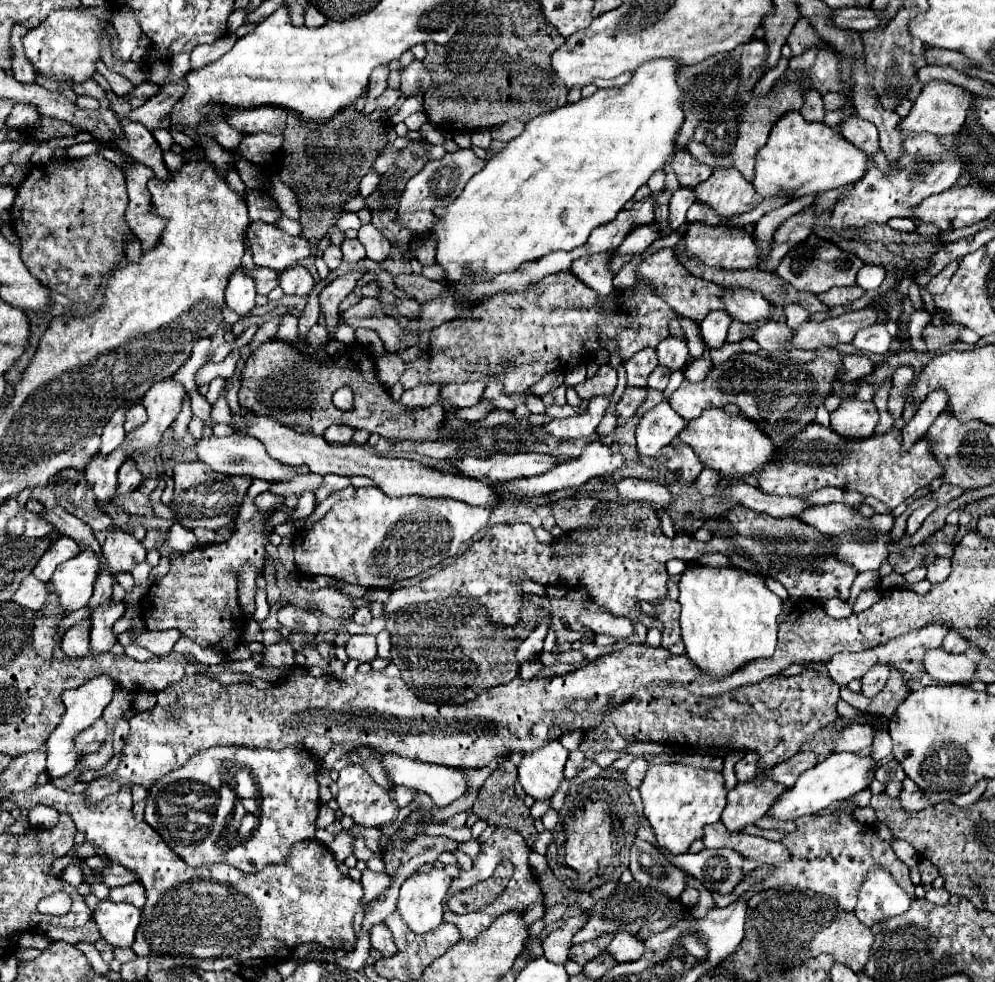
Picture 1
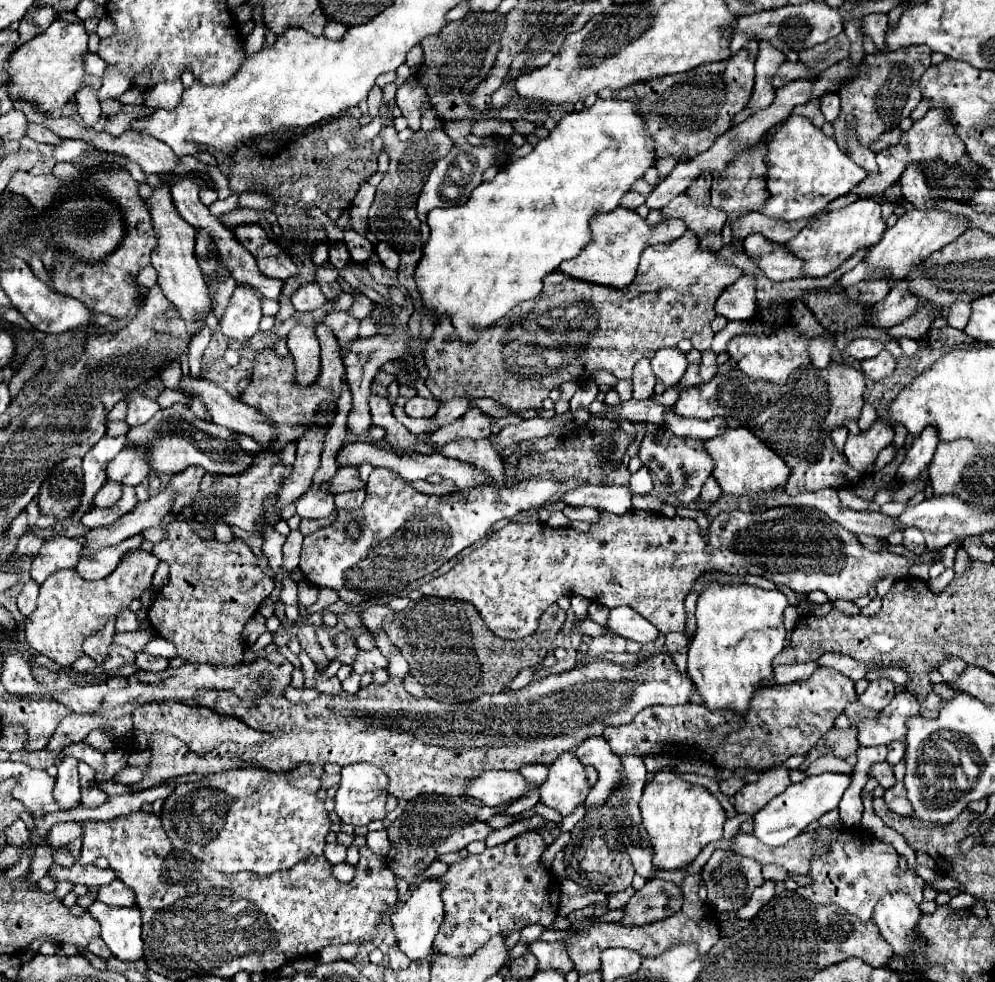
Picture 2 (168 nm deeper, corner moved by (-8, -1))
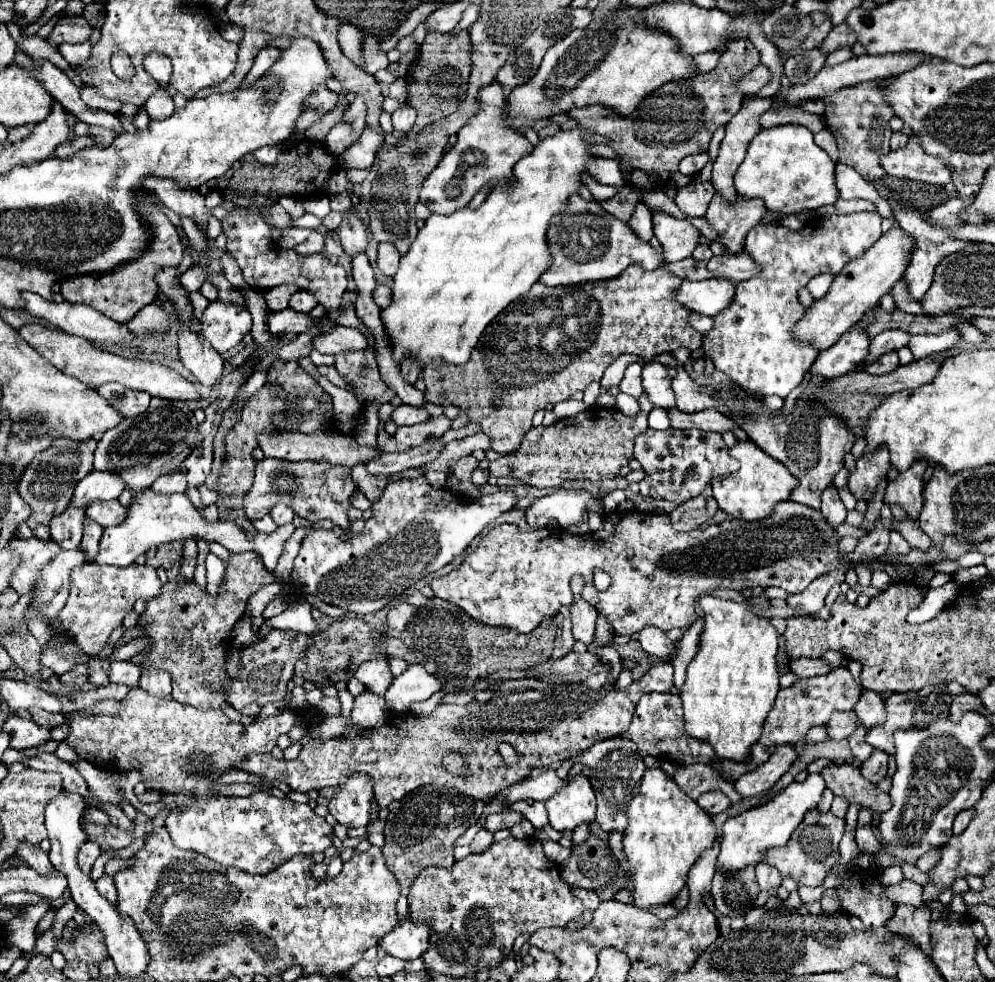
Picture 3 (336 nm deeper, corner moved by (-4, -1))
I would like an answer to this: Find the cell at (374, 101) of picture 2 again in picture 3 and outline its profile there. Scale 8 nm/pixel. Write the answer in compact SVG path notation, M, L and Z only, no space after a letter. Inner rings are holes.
M362 97L354 99L350 109L344 113L344 121L348 121L354 127L356 135L360 135L364 131L364 127L366 127L366 103Z

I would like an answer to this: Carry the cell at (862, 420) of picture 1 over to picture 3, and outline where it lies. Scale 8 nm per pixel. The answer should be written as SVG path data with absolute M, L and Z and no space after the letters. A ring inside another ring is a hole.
M876 447L872 453L864 453L856 459L856 467L848 475L848 485L852 493L860 499L870 499L874 489L878 487L878 479L886 477L890 469L890 457L886 447Z

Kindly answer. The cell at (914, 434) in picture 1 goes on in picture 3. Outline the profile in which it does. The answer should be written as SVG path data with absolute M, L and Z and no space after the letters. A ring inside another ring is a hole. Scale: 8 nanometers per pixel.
M914 463L908 471L902 471L896 479L888 483L884 501L886 503L898 503L906 509L906 513L916 519L922 509L922 475L926 471L928 463Z

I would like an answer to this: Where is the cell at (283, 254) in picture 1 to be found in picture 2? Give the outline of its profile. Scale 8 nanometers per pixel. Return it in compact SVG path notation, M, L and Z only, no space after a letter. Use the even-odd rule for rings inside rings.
M260 223L238 225L234 229L234 237L254 255L254 259L258 261L258 269L264 277L285 281L288 277L297 275L298 268L292 263L286 245L268 239Z

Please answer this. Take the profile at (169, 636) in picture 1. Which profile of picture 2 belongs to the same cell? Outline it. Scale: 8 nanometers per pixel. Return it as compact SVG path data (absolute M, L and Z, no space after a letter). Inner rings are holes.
M138 629L138 631L132 631L132 633L116 633L114 635L114 643L122 645L122 647L128 647L130 651L138 653L150 641L150 637L152 637L152 631Z

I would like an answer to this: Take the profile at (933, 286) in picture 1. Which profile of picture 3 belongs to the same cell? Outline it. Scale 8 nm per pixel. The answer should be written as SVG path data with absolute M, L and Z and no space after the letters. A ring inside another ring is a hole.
M884 331L884 333L878 333L870 341L870 355L868 355L866 363L876 361L886 351L902 349L904 345L908 345L908 339L910 339L910 335L906 331Z

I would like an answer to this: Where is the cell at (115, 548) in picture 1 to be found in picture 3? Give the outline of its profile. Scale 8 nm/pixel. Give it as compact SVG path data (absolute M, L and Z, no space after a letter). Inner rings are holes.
M87 562L82 567L76 567L70 573L70 597L56 615L56 619L48 619L50 639L48 647L60 647L64 643L78 645L86 655L98 655L106 645L114 627L122 625L122 619L128 611L132 611L138 599L152 599L160 593L160 579L156 569L150 565L132 563L128 567L99 566L94 562Z

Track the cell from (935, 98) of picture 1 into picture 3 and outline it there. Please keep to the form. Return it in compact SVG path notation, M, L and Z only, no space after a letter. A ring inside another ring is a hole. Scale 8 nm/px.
M910 135L906 147L884 155L880 165L888 175L934 185L950 183L952 175L952 171L948 171L948 165L942 159L936 159L934 155L928 155L922 149L918 135Z

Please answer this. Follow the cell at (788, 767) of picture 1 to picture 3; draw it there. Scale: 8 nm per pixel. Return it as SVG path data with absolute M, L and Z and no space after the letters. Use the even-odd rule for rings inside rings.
M830 763L822 769L820 775L826 779L828 789L834 795L846 797L850 803L860 803L862 807L870 807L872 811L878 811L878 813L884 813L892 807L890 795L880 791L868 779L864 779L860 775L858 767L854 767L854 765Z

